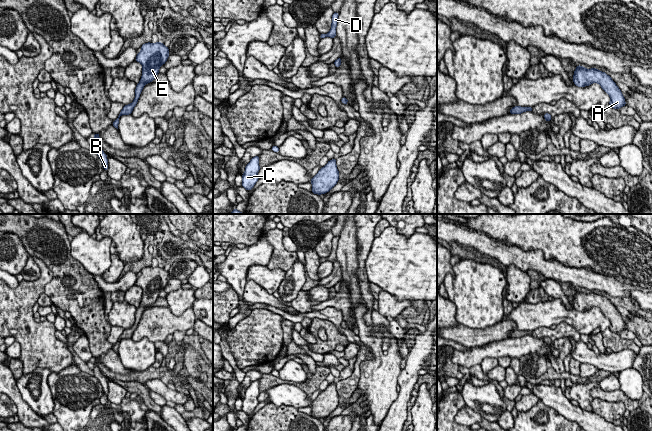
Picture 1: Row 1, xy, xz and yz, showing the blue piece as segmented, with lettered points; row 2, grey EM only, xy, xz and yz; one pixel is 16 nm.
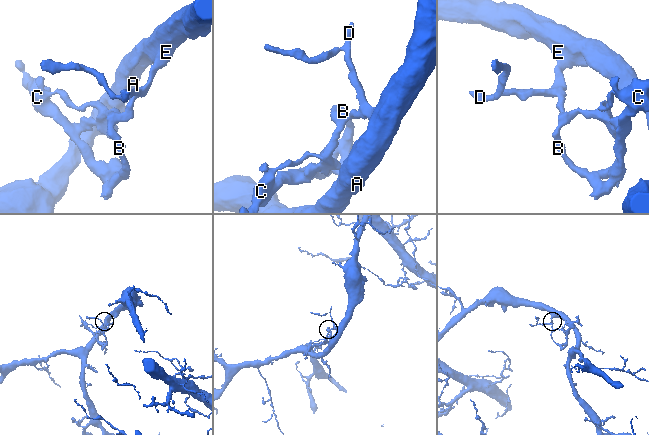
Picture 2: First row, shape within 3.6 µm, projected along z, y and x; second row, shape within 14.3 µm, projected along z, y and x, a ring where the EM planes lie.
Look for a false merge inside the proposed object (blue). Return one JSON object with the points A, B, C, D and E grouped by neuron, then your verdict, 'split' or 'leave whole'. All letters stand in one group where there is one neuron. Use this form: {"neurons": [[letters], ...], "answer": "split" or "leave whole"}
{"neurons": [["A", "B", "C", "D", "E"]], "answer": "leave whole"}

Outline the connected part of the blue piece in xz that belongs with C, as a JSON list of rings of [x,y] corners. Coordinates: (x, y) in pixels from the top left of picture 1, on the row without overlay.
[[[259,379],[253,381],[245,391],[245,396],[242,399],[242,411],[247,415],[251,414],[256,406],[259,404],[258,396],[259,390]]]

